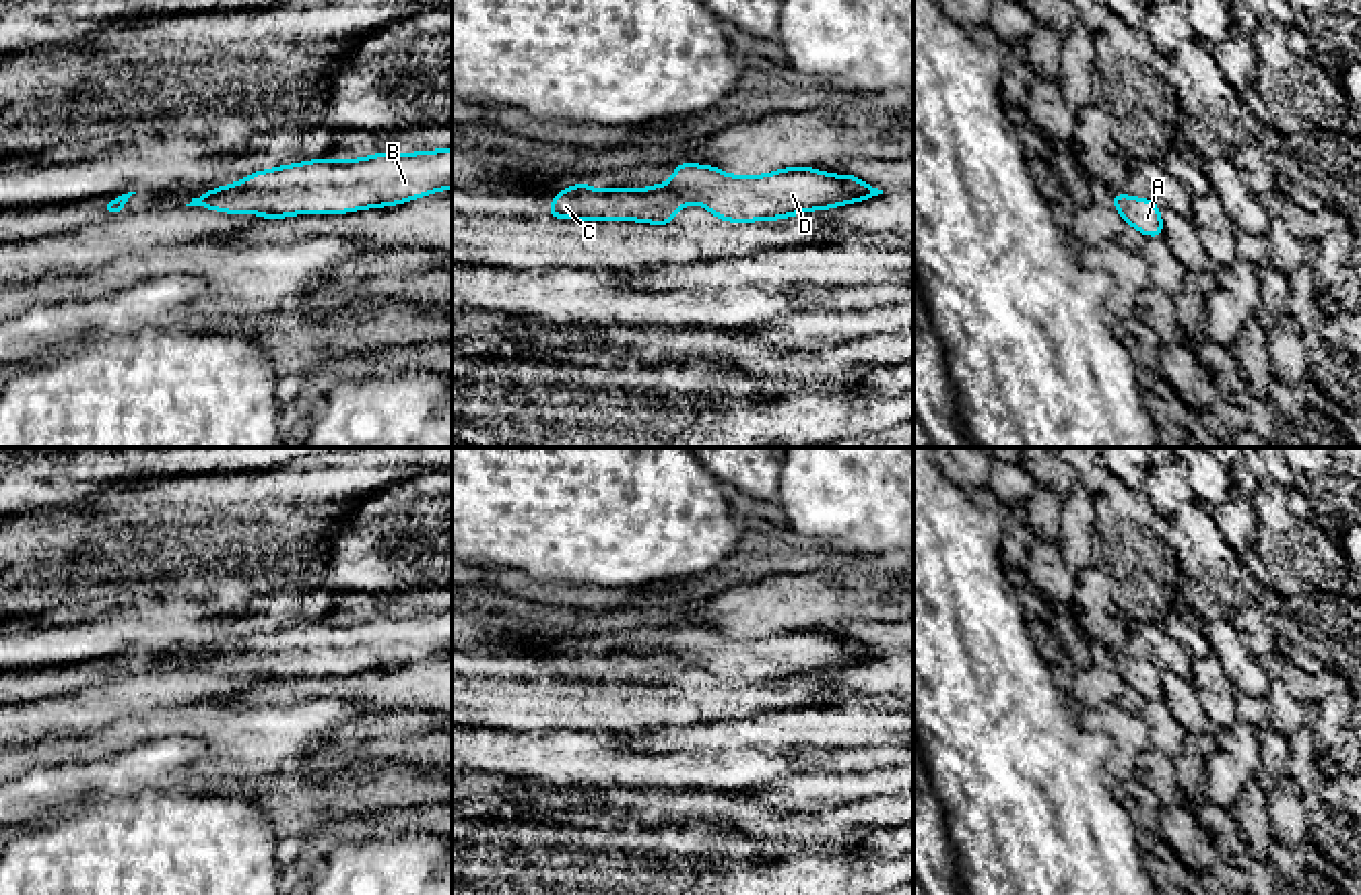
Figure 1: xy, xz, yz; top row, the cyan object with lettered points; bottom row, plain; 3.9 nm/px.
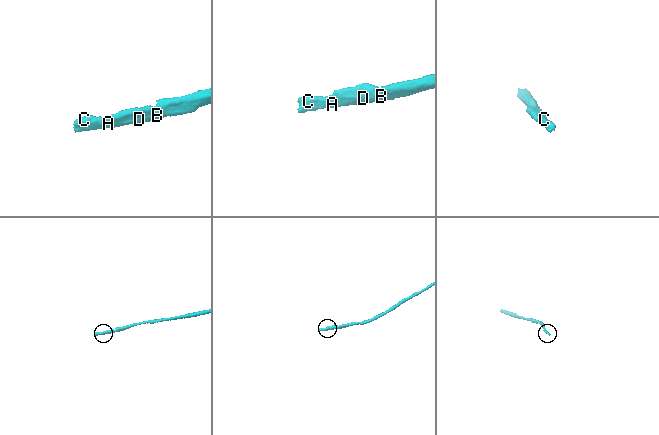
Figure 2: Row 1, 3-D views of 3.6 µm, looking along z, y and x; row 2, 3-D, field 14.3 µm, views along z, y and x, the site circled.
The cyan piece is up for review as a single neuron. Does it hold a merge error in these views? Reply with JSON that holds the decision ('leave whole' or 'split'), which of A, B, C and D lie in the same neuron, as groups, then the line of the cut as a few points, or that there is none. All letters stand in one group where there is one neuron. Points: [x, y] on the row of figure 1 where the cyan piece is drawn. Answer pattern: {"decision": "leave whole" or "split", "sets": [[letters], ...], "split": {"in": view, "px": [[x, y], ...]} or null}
{"decision": "leave whole", "sets": [["A", "B", "C", "D"]], "split": null}

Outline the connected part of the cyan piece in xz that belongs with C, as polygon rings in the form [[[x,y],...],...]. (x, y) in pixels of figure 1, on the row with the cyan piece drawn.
[[[676,163],[666,184],[596,190],[588,181],[551,196],[551,219],[639,221],[670,225],[687,204],[707,208],[720,221],[753,223],[868,200],[883,190],[856,175],[786,167],[765,175],[730,175],[713,165]]]

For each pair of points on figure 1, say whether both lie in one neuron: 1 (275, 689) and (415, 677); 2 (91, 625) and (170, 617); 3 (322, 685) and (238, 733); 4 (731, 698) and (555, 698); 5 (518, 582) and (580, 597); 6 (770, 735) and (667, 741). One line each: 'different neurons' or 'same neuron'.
1: same neuron
2: same neuron
3: different neurons
4: same neuron
5: same neuron
6: same neuron

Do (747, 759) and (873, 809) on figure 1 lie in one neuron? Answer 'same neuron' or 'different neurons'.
different neurons

